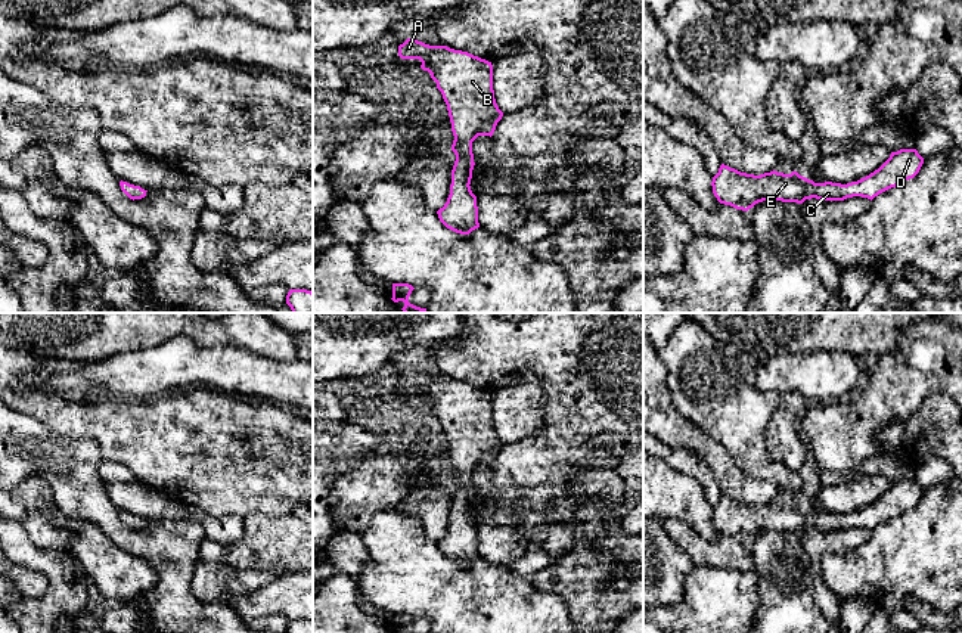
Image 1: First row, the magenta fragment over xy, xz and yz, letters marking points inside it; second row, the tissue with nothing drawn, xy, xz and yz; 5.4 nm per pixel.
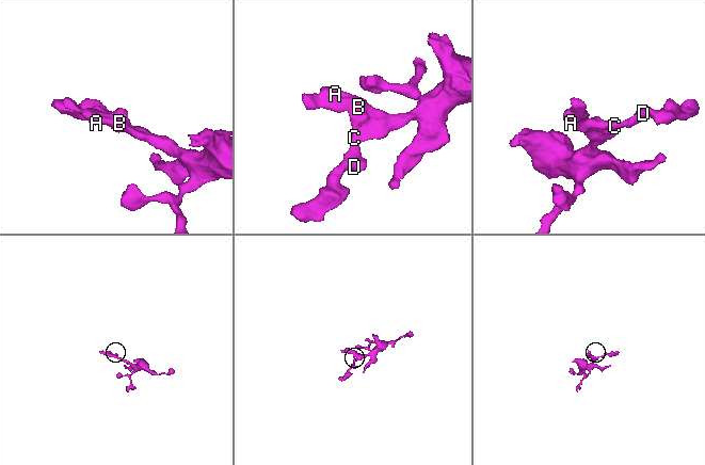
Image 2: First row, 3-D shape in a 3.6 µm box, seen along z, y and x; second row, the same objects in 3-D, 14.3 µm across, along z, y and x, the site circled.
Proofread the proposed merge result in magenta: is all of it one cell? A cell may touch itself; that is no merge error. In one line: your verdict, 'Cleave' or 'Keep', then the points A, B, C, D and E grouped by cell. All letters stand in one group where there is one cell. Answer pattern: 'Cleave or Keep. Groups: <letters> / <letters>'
Keep. Groups: A B C D E

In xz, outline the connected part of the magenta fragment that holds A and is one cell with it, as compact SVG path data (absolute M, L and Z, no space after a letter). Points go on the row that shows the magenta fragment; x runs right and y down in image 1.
M413 38L398 46L398 56L419 59L421 68L431 74L447 105L456 161L450 195L437 214L447 229L469 235L480 227L477 196L469 186L475 165L472 142L478 136L491 137L503 117L494 99L493 65L468 52L429 46Z

